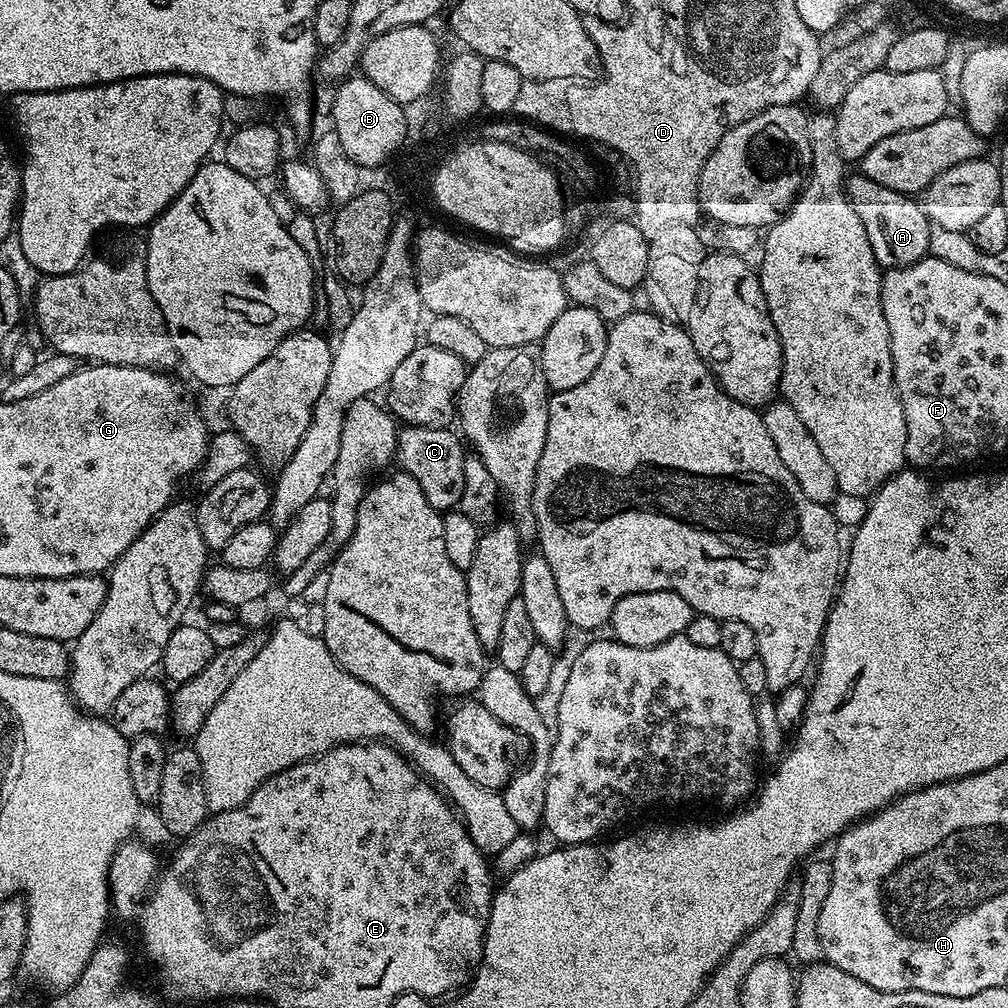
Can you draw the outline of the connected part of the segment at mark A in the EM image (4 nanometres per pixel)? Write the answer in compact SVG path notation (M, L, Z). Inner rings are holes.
M855 174L856 176L849 175L844 181L844 192L848 195L848 201L850 206L854 206L854 214L858 214L859 220L862 221L862 227L866 229L866 238L870 238L870 250L874 250L874 258L880 263L881 269L887 270L890 268L905 268L923 260L928 255L928 247L930 246L930 230L933 223L928 219L928 216L924 212L921 201L913 198L909 193L899 192L898 190L890 190L890 186L882 186L879 182L874 182L874 178L866 178L863 174Z

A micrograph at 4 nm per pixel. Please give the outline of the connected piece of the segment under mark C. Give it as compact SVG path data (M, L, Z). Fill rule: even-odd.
M413 424L405 427L398 436L399 467L416 479L418 486L422 486L422 494L426 494L426 502L430 502L430 506L434 506L441 514L455 509L462 498L466 448L461 437L457 433L456 437L452 430L448 426L427 428Z

